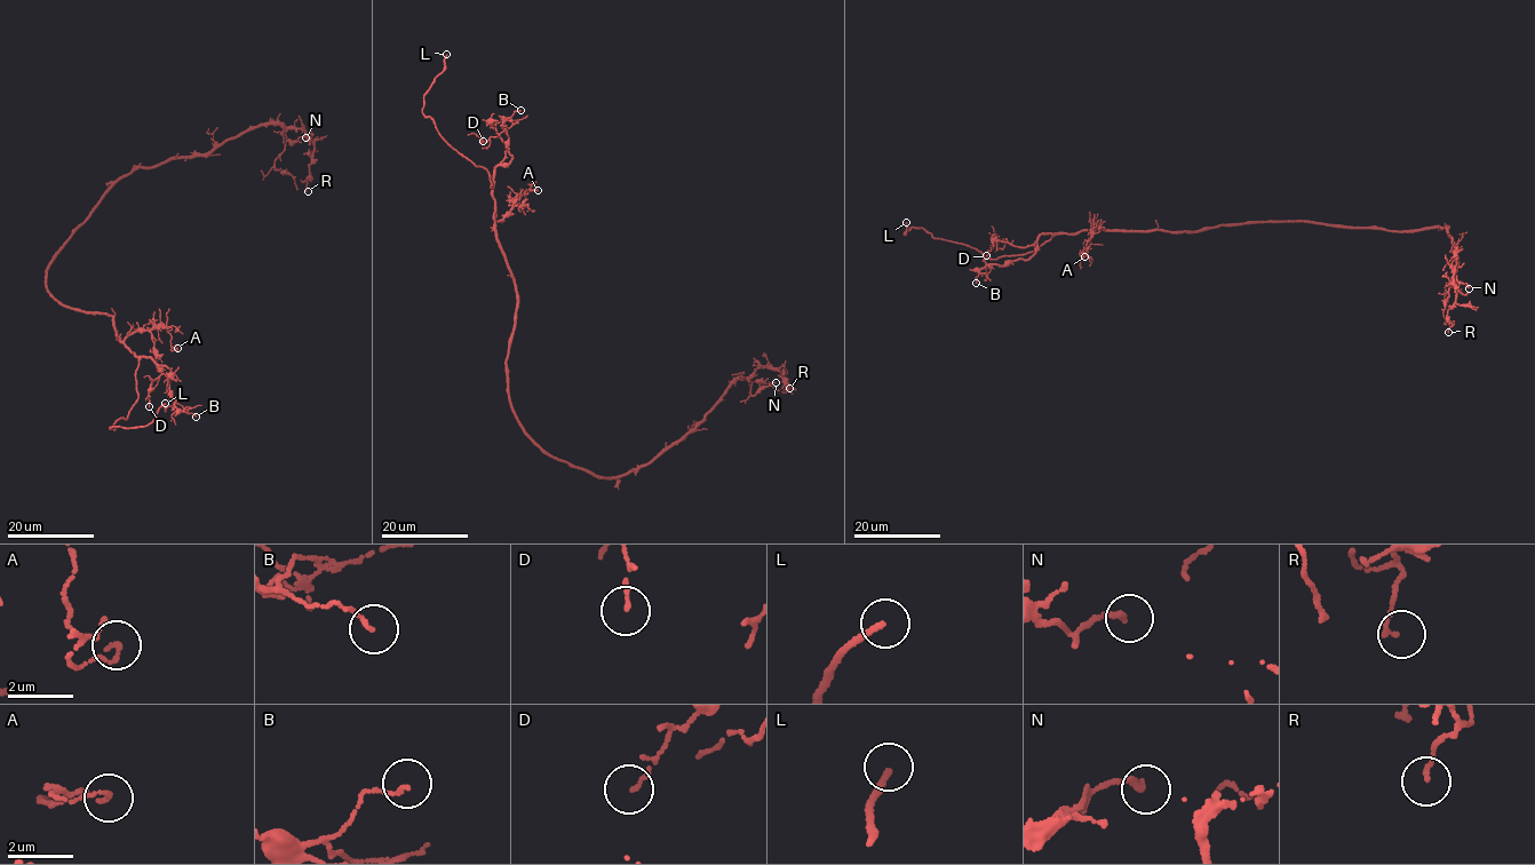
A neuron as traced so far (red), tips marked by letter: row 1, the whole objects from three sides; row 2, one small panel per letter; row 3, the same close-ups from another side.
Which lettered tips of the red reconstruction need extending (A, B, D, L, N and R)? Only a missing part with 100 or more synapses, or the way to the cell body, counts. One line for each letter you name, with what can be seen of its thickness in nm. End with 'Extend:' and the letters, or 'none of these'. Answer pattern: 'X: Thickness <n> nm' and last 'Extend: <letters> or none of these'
L: Thickness 180 nm
Extend: L

